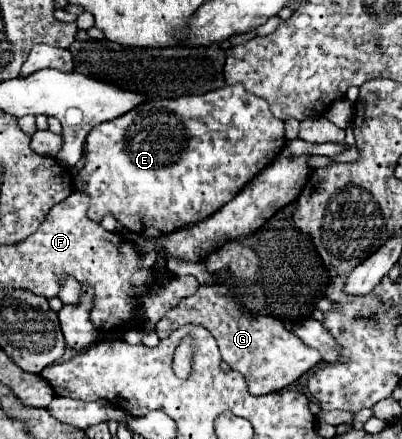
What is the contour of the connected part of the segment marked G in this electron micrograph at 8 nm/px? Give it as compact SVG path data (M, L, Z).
M211 284L199 286L199 290L183 298L179 306L169 310L155 326L157 336L163 340L173 330L185 324L199 324L215 336L223 362L229 364L231 370L237 370L245 376L247 390L253 396L263 396L267 392L279 392L285 386L293 384L301 374L321 362L321 354L305 346L293 332L289 332L281 320L273 316L251 314L241 308L241 304L233 298L231 284Z

